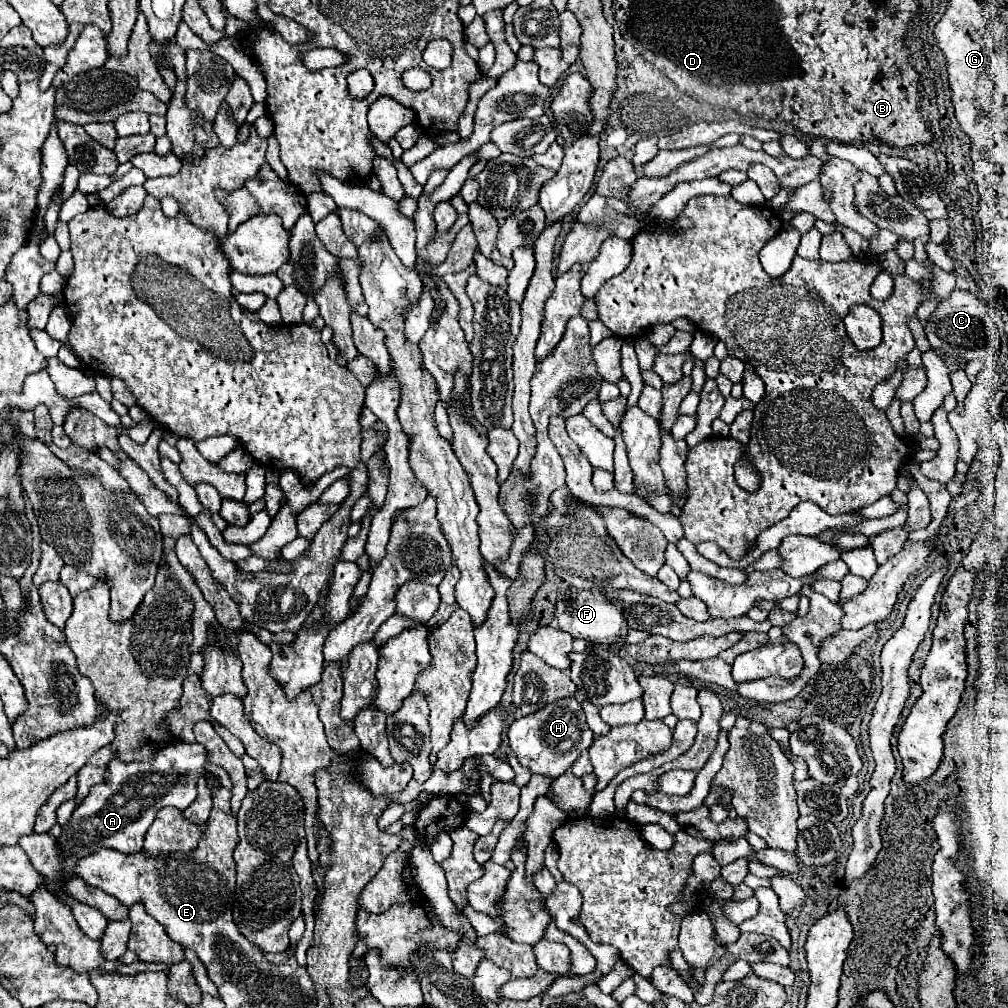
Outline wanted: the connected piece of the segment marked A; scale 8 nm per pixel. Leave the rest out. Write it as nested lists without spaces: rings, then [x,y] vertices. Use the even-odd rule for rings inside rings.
[[[179,740],[159,748],[147,762],[123,764],[123,760],[113,758],[107,766],[105,782],[91,788],[89,796],[73,812],[69,824],[63,826],[63,834],[57,838],[57,848],[65,858],[65,872],[75,872],[77,860],[95,852],[97,844],[129,854],[133,850],[141,852],[143,836],[161,808],[175,806],[185,810],[197,800],[197,780],[201,776],[205,778],[207,764],[207,750],[203,744],[187,744]]]

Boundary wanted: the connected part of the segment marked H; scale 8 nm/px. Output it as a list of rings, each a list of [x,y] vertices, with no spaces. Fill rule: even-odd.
[[[565,696],[555,704],[547,704],[539,712],[523,716],[509,726],[509,746],[521,766],[529,768],[533,774],[545,774],[553,778],[561,776],[591,744],[593,732],[587,728],[581,702],[575,696]]]

